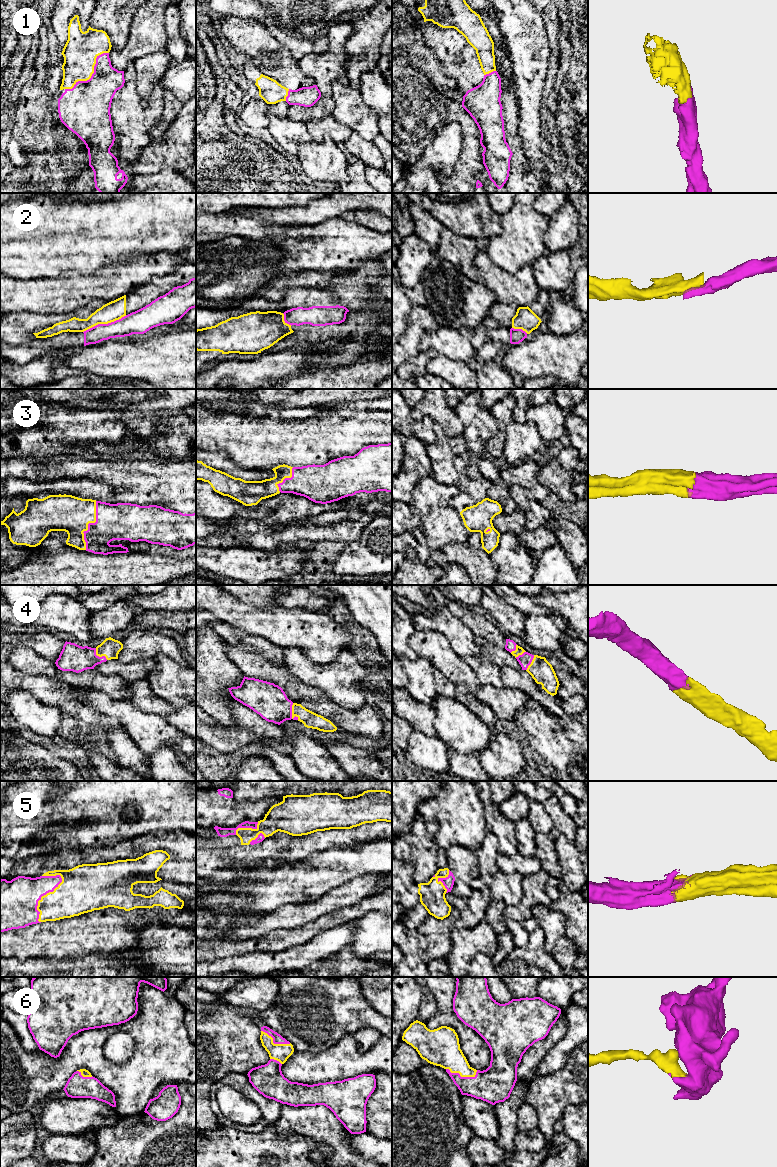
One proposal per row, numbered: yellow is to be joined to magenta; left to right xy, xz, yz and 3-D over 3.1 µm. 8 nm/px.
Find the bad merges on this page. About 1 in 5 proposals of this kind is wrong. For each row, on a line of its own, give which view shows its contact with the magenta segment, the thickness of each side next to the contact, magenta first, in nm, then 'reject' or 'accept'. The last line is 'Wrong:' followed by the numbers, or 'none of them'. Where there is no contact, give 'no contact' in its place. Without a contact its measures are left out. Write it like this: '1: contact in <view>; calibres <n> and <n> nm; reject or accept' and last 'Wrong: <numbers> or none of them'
1: contact in xy; calibres 360 and 280 nm; accept
2: contact in xy; calibres 180 and 160 nm; reject
3: contact in xy; calibres 300 and 300 nm; accept
4: contact in xz; calibres 280 and 130 nm; accept
5: contact in xy; calibres 380 and 300 nm; accept
6: contact in yz; calibres 280 and 240 nm; accept
Wrong: 2

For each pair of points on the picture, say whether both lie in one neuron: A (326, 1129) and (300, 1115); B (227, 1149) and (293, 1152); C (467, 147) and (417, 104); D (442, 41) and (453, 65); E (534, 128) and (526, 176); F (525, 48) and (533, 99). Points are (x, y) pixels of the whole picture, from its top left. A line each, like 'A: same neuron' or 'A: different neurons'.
A: same neuron
B: same neuron
C: same neuron
D: same neuron
E: different neurons
F: same neuron

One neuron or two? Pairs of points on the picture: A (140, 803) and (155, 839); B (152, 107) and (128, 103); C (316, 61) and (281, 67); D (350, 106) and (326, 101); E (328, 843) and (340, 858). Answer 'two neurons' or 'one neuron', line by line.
A: two neurons
B: one neuron
C: two neurons
D: two neurons
E: two neurons

